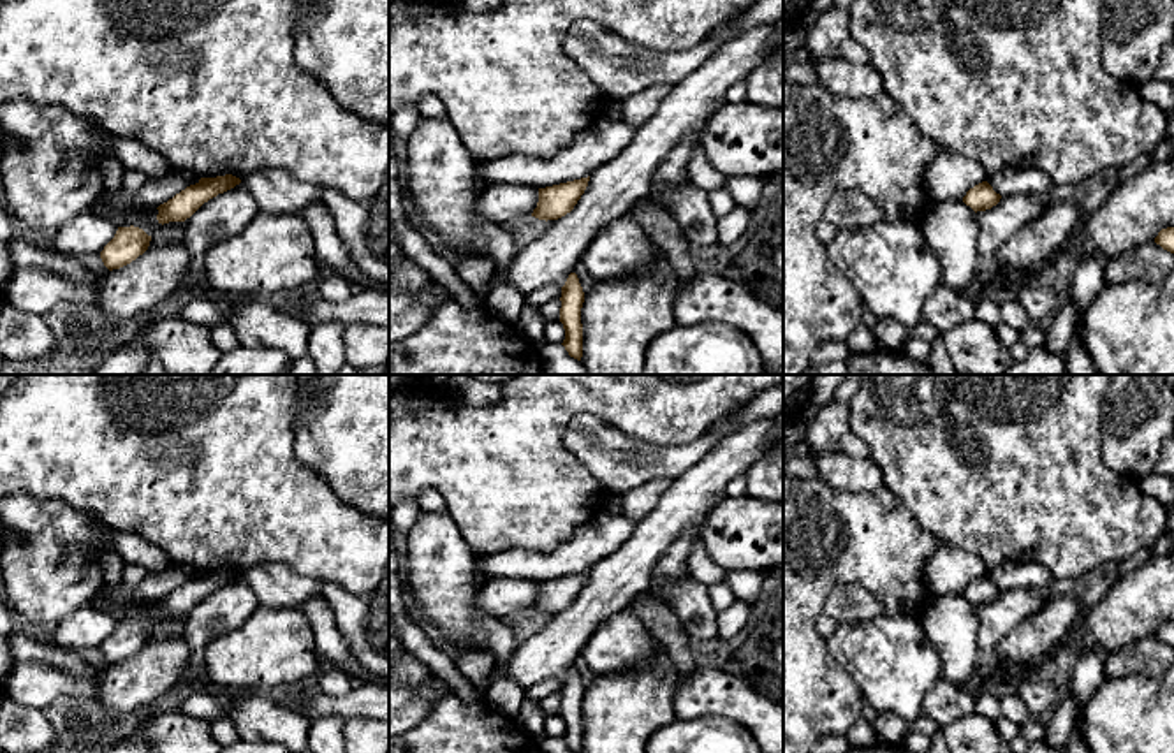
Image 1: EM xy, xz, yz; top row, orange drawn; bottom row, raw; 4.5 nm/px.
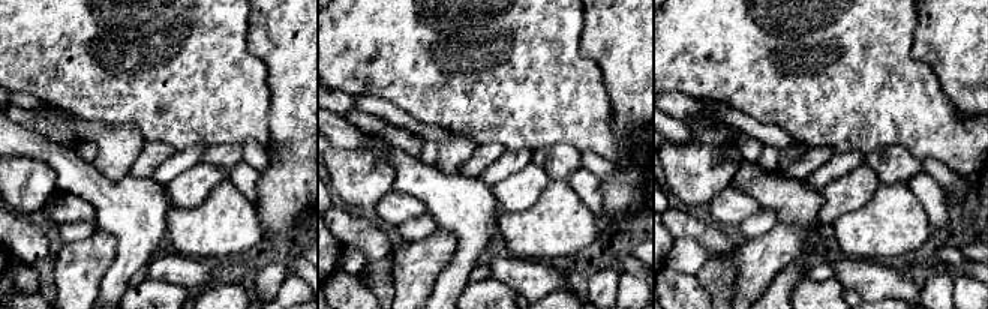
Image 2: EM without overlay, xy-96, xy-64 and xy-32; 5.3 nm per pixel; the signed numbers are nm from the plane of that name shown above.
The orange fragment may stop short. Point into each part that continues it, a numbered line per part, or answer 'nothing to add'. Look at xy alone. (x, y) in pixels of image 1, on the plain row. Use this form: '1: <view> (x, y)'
nothing to add

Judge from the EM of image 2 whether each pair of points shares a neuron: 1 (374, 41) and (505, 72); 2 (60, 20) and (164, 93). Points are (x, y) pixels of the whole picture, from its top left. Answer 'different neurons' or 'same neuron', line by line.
1: same neuron
2: same neuron

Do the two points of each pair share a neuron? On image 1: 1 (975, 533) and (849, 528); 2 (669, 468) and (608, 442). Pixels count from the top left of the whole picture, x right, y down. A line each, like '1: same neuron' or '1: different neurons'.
1: different neurons
2: same neuron

